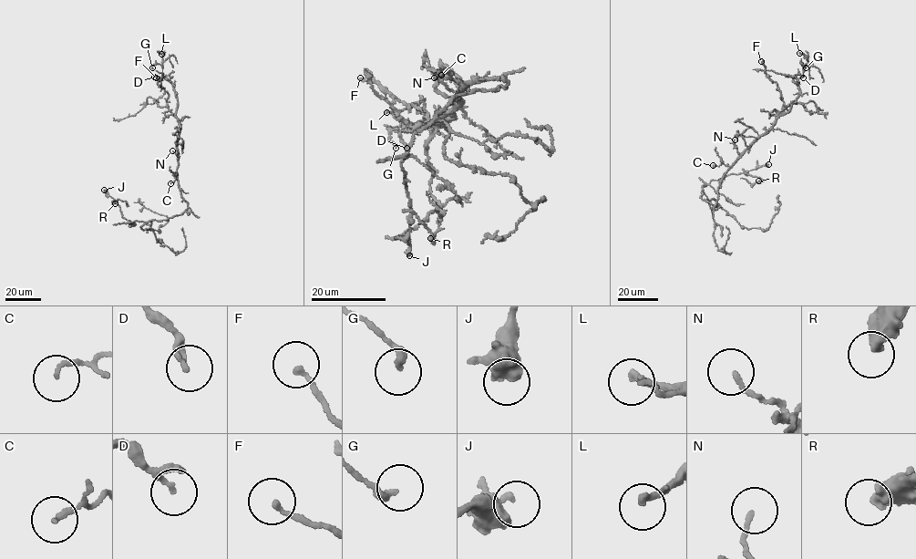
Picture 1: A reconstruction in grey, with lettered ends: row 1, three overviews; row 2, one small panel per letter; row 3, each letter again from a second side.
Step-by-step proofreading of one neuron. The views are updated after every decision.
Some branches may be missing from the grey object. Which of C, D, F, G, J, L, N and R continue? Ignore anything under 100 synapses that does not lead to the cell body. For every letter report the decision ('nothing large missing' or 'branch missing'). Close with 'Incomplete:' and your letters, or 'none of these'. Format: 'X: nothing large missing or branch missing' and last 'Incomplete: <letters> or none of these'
C: nothing large missing
D: nothing large missing
F: nothing large missing
G: nothing large missing
J: nothing large missing
L: nothing large missing
N: nothing large missing
R: nothing large missing
Incomplete: none of these

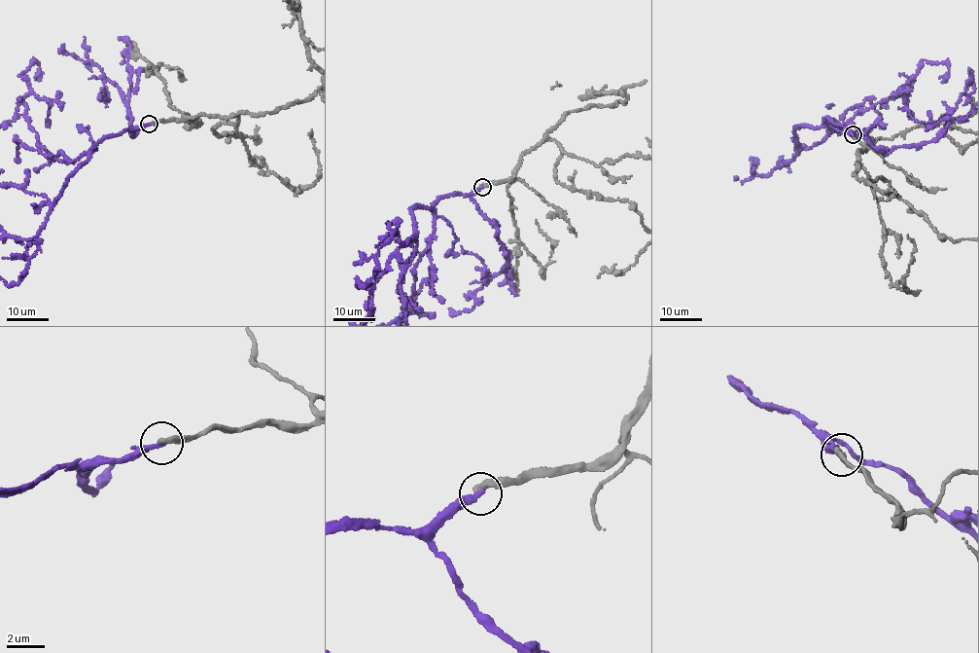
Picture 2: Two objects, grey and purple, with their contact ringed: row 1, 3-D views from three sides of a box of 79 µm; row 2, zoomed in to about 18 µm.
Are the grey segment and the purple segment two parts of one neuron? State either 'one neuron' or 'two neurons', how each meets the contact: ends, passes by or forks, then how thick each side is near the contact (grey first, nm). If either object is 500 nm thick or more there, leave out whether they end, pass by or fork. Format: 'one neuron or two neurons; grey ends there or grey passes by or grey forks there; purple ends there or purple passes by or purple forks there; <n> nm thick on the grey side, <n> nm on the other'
two neurons; grey ends there; purple ends there; 340 nm thick on the grey side, 300 nm on the other

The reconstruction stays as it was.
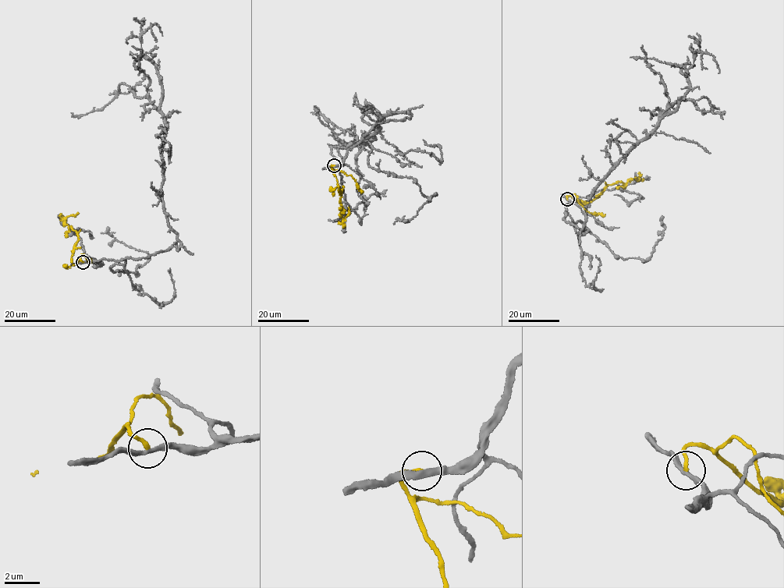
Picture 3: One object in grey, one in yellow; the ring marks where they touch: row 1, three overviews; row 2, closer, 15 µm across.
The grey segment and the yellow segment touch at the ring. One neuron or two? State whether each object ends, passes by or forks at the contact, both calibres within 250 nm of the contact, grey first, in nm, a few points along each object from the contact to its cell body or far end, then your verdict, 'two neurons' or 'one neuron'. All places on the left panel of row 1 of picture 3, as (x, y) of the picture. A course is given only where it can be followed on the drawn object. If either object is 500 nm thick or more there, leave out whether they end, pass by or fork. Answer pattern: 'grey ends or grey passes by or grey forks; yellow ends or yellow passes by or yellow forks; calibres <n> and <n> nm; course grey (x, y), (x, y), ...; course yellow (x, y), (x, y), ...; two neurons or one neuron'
grey passes by; yellow ends; calibres 300 and 200 nm; course grey (83, 262), (139, 258), (179, 242), (161, 190), (161, 112), (122, 83), (101, 109), (71, 112); course yellow (83, 262), (79, 258), (75, 263), (71, 263), (77, 232), (65, 223), (65, 217), (78, 212); two neurons

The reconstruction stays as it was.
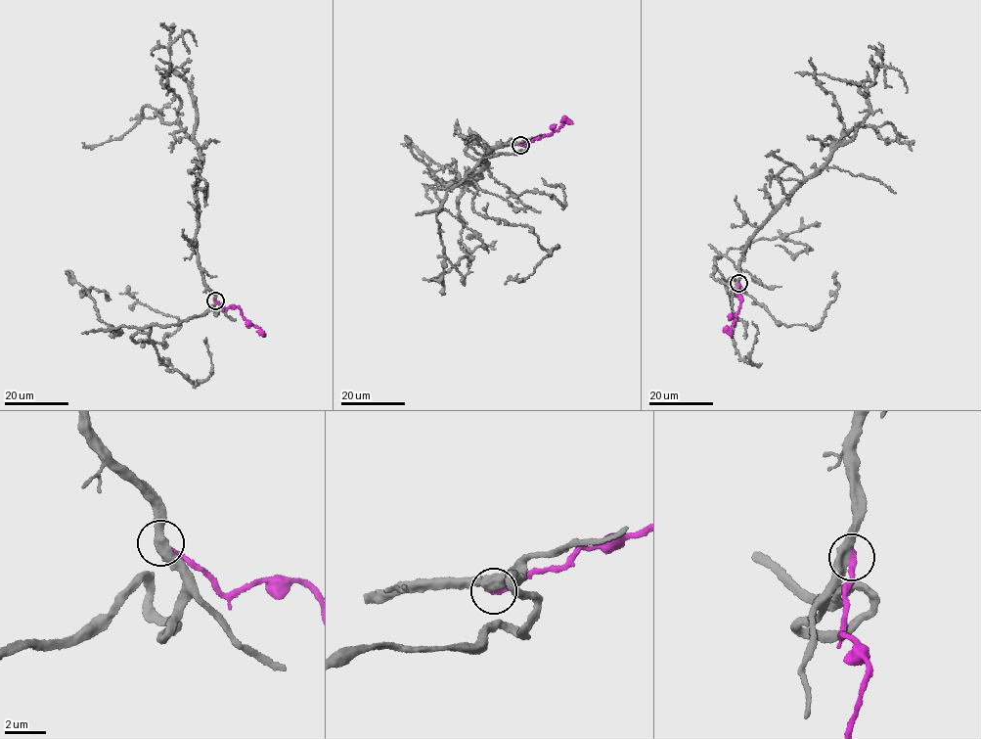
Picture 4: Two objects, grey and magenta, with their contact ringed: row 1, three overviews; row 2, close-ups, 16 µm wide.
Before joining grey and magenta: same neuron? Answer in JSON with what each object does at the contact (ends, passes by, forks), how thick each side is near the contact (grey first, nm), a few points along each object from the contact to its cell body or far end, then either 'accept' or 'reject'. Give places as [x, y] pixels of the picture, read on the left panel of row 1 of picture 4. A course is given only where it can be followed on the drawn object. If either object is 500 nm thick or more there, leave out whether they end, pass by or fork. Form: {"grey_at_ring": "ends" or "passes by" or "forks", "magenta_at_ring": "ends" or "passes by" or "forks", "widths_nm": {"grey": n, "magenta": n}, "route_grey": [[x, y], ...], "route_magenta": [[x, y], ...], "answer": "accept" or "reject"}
{"grey_at_ring": "passes by", "magenta_at_ring": "ends", "widths_nm": {"grey": 480, "magenta": 300}, "route_grey": [[215, 300], [195, 240], [196, 142], [147, 105], [120, 138], [86, 147], [82, 142]], "route_magenta": [[215, 300], [226, 308], [236, 305], [243, 317], [263, 332]], "answer": "reject"}

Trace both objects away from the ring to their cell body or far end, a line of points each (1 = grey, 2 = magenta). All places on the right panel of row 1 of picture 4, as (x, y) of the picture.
1: (738, 283), (750, 236), (819, 170), (833, 145), (852, 129), (889, 122), (897, 139), (886, 143), (875, 126)
2: (738, 283), (737, 294), (741, 298), (738, 311), (732, 328), (728, 331), (724, 328)

